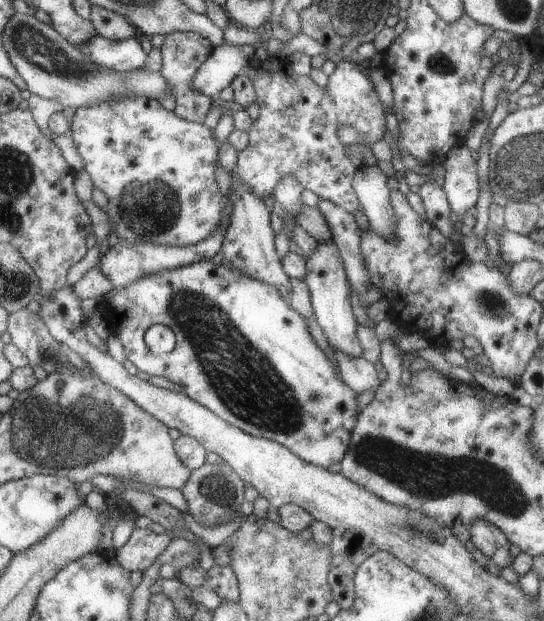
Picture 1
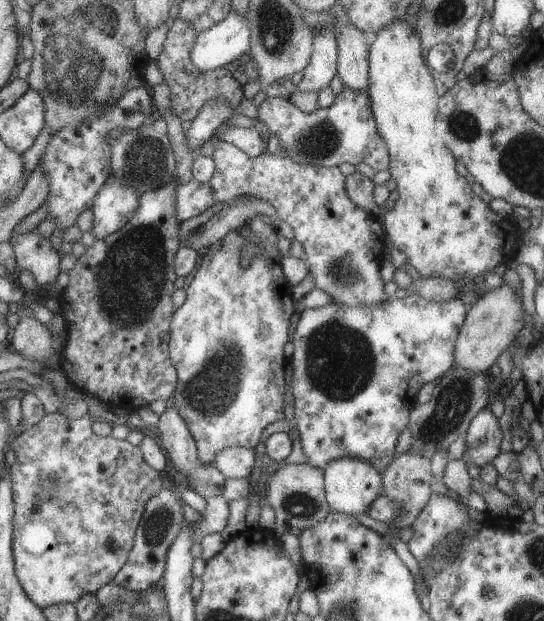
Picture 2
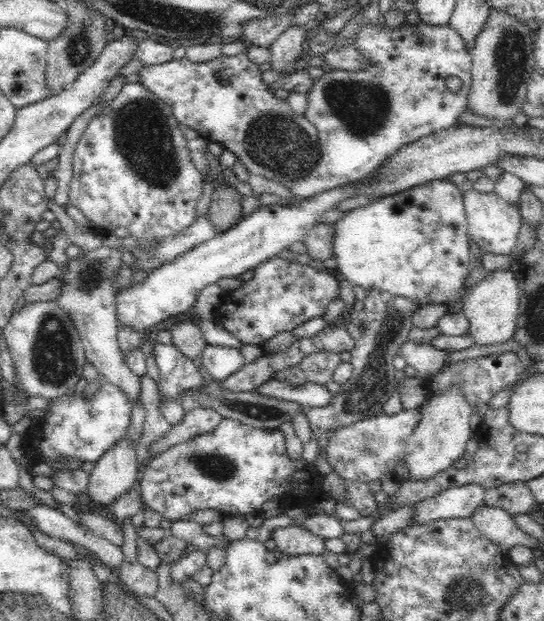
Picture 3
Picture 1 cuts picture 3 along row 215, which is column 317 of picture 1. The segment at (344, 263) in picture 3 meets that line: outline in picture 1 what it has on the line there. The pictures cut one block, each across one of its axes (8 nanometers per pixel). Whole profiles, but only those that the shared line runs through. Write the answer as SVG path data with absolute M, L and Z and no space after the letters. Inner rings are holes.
M207 260L160 274L142 277L135 280L135 283L130 283L125 287L113 288L104 297L109 310L103 310L103 312L107 312L109 318L113 318L113 320L117 320L117 318L122 319L122 327L113 328L115 330L113 335L119 339L127 359L133 363L137 371L145 372L149 374L149 377L152 375L163 377L169 382L178 384L182 388L184 395L197 402L200 406L207 408L210 412L213 412L213 415L219 416L220 420L239 428L239 430L249 434L251 437L274 441L280 446L287 448L287 451L295 454L295 456L304 462L327 469L330 464L340 462L343 459L347 451L351 430L355 427L359 412L355 401L356 395L353 393L353 390L350 390L340 380L340 376L335 374L331 364L309 335L306 324L304 324L304 319L295 310L292 310L273 288L267 287L262 283L257 283L255 280L247 279L238 273L233 273L221 264L215 266L210 260ZM158 323L169 327L175 335L175 347L171 350L170 354L153 355L144 344L143 335L145 331L150 326Z

